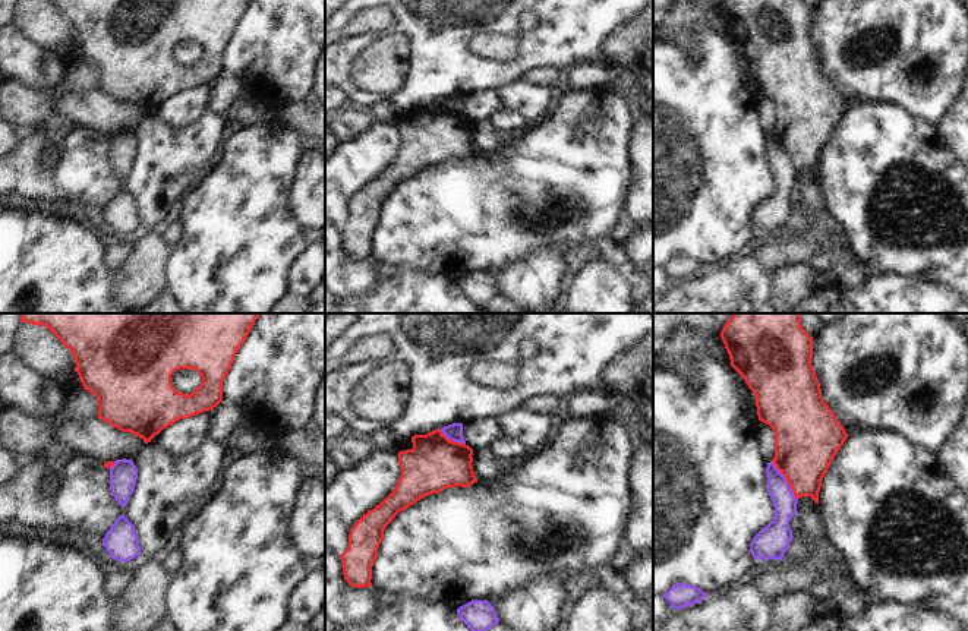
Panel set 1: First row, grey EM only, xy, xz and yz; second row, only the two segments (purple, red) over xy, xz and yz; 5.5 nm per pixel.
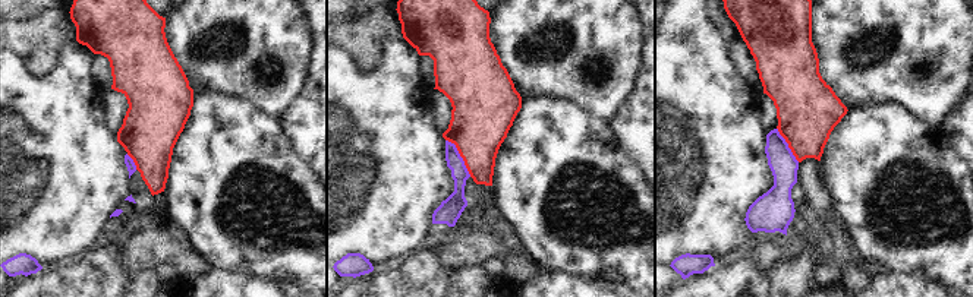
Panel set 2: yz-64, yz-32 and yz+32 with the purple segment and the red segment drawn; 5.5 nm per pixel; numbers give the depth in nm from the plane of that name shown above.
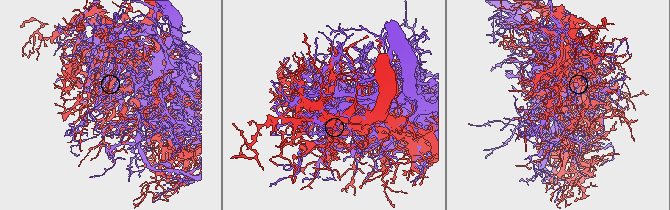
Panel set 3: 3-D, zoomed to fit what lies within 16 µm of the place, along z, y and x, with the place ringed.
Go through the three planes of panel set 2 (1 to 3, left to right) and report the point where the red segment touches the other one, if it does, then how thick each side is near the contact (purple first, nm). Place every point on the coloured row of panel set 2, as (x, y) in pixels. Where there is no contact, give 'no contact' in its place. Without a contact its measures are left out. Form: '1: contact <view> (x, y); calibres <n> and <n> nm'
1: contact yz-64 (132, 161); calibres 50 and 320 nm
2: contact yz-32 (460, 157); calibres 110 and 340 nm
3: contact yz+32 (787, 145); calibres 150 and 340 nm

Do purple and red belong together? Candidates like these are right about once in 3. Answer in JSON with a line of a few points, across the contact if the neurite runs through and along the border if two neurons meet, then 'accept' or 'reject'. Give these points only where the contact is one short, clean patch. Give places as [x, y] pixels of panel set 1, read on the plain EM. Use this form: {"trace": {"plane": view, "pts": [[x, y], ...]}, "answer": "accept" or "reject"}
{"answer": "reject"}

